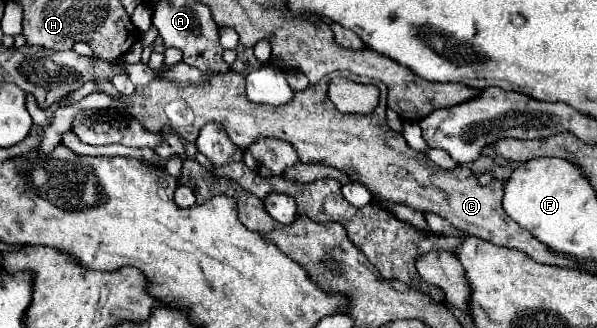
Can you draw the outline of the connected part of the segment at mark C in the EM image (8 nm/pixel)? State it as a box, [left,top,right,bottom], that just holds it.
[98,72,580,270]

